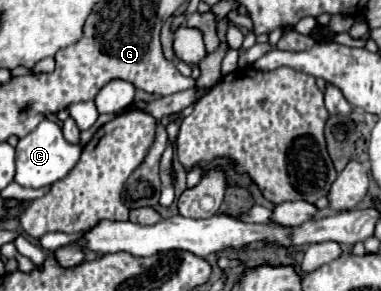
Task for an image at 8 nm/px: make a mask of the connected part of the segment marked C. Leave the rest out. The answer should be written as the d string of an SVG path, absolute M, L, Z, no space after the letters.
M42 120L28 136L20 138L16 146L16 182L24 188L44 188L62 180L78 162L82 152L80 144L66 142L62 128L52 120Z

